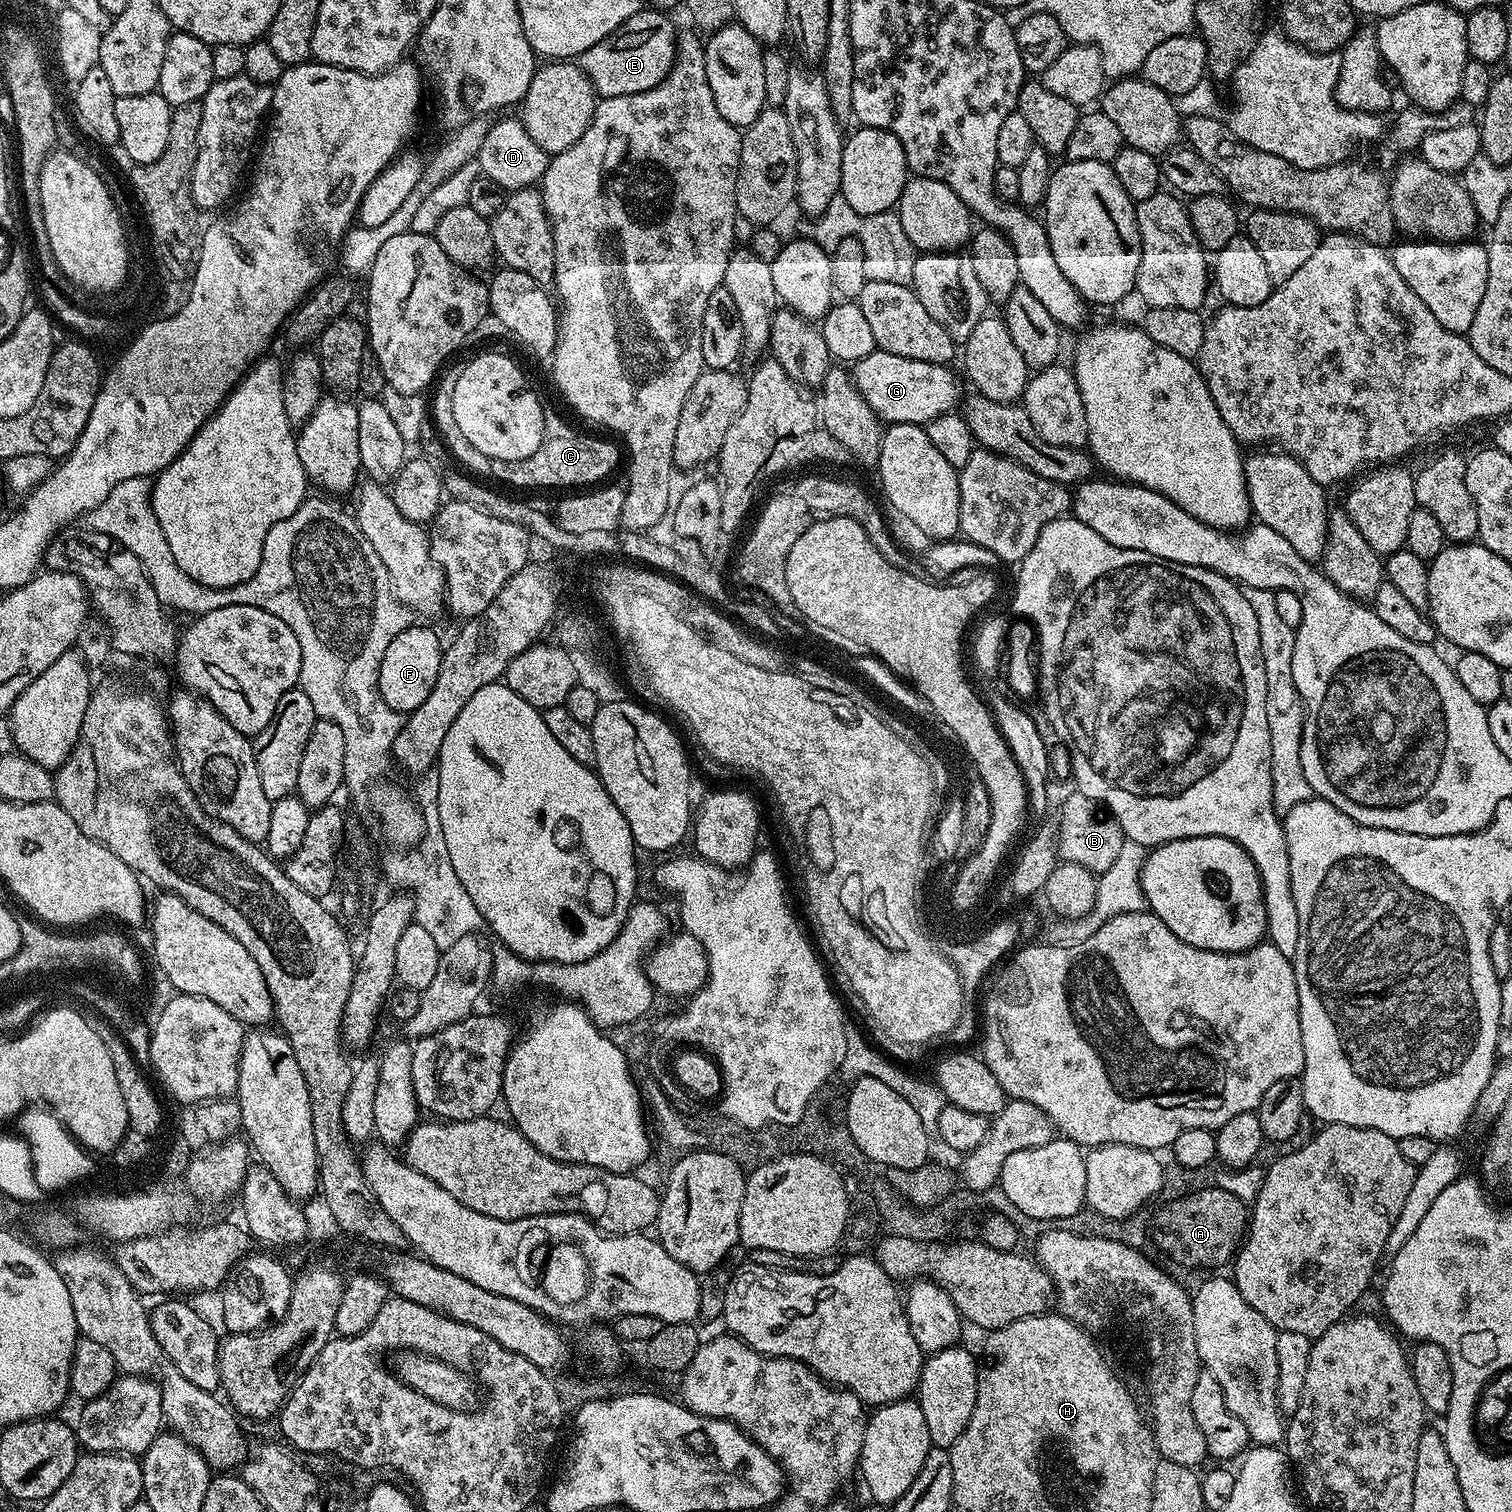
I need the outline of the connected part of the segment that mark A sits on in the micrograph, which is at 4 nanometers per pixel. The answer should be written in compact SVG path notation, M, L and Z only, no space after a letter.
M1207 1188L1198 1190L1194 1194L1186 1194L1186 1198L1169 1200L1161 1203L1156 1216L1151 1217L1150 1227L1157 1232L1157 1237L1168 1251L1172 1252L1173 1259L1183 1260L1190 1264L1216 1264L1219 1268L1226 1265L1231 1259L1232 1250L1239 1249L1246 1239L1250 1223L1250 1208L1245 1201L1221 1188Z

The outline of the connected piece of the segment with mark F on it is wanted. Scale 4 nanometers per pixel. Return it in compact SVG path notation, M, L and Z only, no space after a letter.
M409 626L402 630L386 646L386 654L380 656L380 669L376 682L376 690L382 694L386 706L390 710L407 714L418 710L422 702L426 702L426 694L434 690L434 681L438 679L438 666L442 655L442 643L428 628Z

